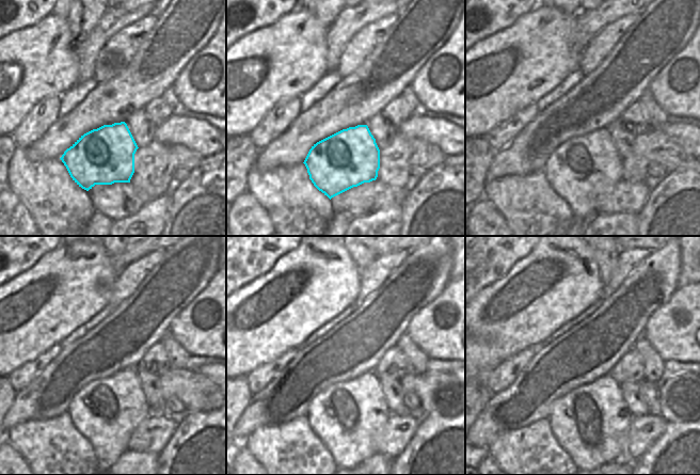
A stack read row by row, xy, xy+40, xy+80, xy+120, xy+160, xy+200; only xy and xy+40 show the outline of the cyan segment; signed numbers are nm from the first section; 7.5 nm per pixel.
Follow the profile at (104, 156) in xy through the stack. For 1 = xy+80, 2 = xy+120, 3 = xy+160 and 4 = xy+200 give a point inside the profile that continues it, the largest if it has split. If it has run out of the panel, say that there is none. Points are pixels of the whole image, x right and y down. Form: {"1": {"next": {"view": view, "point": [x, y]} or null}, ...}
{"1": {"next": {"view": "xy+80", "point": [581, 169]}}, "2": {"next": {"view": "xy+120", "point": [107, 411]}}, "3": {"next": {"view": "xy+160", "point": [346, 416]}}, "4": {"next": {"view": "xy+200", "point": [591, 423]}}}

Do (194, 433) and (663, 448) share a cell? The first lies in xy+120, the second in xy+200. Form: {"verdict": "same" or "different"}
{"verdict": "same"}

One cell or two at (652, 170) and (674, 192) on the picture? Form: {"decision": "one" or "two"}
{"decision": "two"}

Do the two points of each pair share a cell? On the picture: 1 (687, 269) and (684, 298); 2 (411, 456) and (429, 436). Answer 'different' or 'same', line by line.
1: different
2: same

